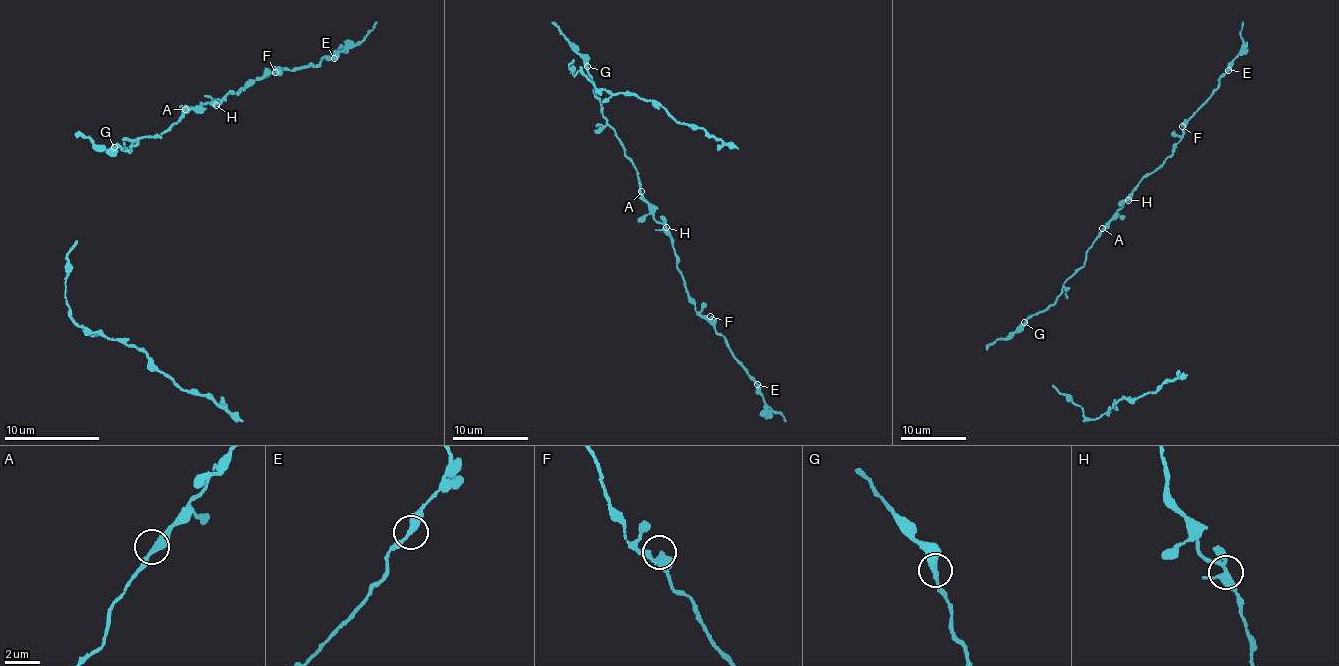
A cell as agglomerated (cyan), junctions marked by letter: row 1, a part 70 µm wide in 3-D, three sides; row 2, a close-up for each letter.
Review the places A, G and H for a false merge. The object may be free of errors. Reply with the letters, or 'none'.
none

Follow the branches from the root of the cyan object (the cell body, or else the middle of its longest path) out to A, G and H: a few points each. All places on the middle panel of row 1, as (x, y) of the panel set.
A: (604, 118), (615, 132), (626, 157), (632, 162), (641, 191)
G: (604, 118), (587, 66)
H: (604, 118), (615, 132), (626, 157), (632, 162), (638, 174), (639, 189), (653, 216), (665, 227)

